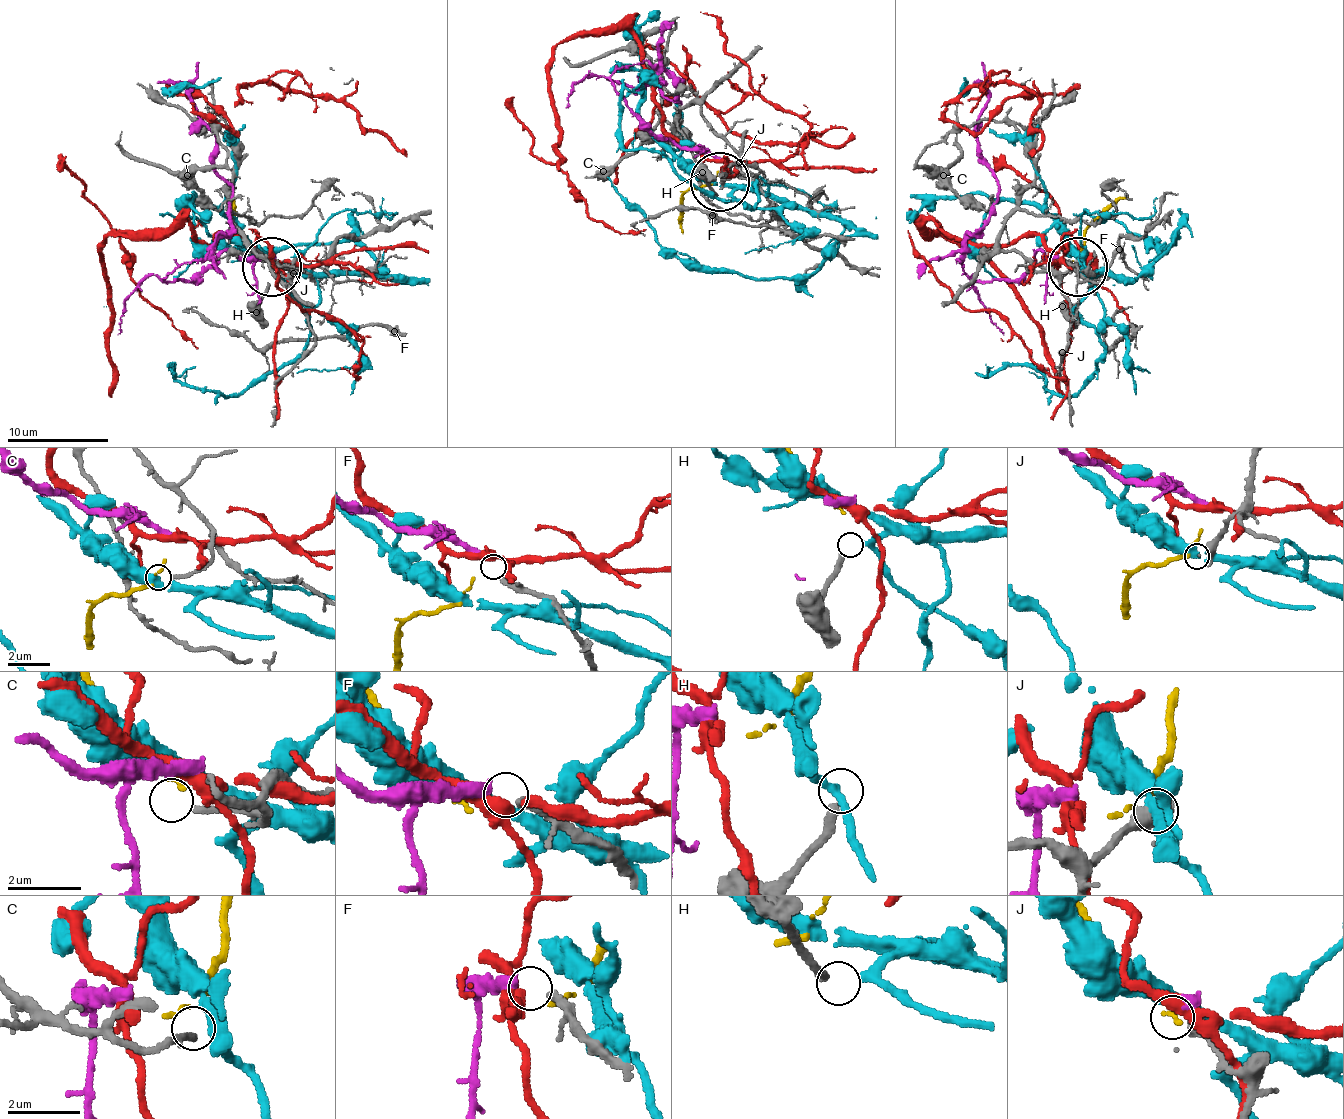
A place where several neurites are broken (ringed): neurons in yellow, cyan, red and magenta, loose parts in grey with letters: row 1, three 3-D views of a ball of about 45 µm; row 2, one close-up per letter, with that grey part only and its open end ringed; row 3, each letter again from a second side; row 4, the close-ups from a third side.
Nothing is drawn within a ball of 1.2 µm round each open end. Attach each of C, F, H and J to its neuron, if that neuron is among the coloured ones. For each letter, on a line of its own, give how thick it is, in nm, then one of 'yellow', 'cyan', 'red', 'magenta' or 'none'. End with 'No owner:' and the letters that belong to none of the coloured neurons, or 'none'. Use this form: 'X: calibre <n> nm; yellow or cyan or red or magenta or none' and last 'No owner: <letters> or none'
C: calibre 190 nm; none
F: calibre 240 nm; magenta
H: calibre 240 nm; cyan
J: calibre 240 nm; yellow
No owner: C

